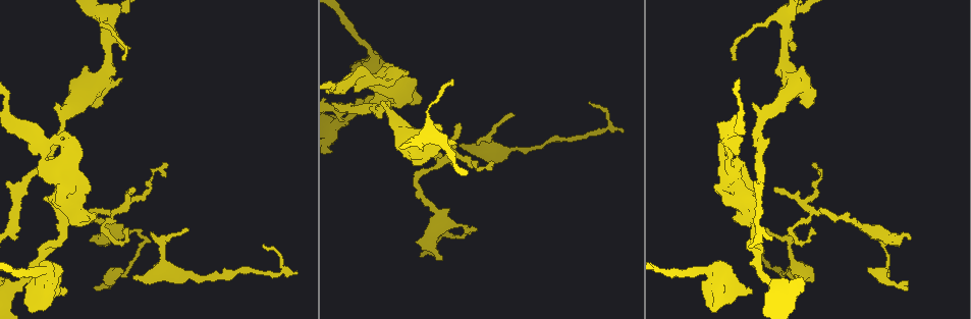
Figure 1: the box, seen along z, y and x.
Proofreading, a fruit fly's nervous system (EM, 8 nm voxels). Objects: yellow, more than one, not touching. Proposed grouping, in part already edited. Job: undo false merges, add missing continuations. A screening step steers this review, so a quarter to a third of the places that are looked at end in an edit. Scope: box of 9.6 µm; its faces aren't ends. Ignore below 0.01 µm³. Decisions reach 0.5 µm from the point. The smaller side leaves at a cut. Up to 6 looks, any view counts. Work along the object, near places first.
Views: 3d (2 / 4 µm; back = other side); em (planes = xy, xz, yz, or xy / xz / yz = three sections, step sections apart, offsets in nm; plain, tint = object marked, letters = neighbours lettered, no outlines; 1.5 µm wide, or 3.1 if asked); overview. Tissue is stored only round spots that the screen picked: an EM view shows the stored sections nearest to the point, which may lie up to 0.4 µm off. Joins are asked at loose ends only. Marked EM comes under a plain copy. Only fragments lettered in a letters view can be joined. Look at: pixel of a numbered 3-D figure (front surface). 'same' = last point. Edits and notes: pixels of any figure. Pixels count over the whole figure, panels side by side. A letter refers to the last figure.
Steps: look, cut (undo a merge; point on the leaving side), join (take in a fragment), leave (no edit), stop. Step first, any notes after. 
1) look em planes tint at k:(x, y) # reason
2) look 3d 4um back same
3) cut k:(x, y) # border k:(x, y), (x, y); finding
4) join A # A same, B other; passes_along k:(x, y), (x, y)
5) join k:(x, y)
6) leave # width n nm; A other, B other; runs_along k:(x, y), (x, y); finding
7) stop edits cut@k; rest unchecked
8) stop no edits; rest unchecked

look 3d 4um at 1:(906, 288) # an open end

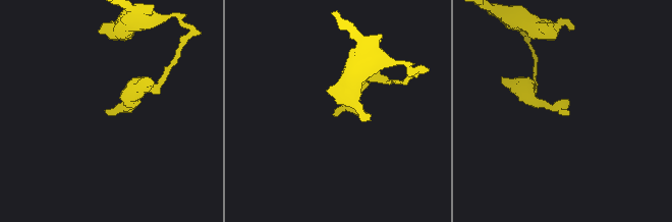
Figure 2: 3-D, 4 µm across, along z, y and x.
look em xy step 4 tint at 2:(568, 113)

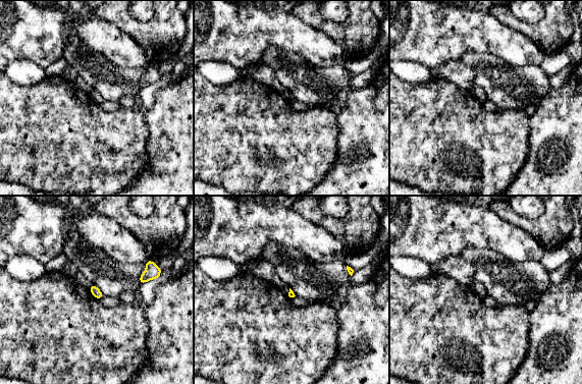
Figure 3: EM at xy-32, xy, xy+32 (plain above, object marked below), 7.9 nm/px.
look em planes letters same

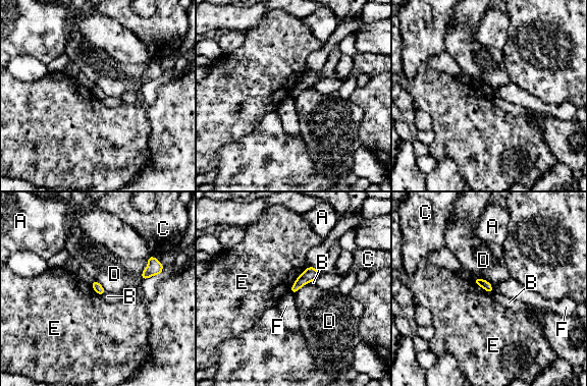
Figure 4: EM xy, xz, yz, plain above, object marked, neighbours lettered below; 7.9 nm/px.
leave # A other, B other, C other, D other, E other, F other; border 4:(308, 266), (297, 278), (289, 290); none of them fits

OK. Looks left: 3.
look 3d 4um at 1:(712, 283)

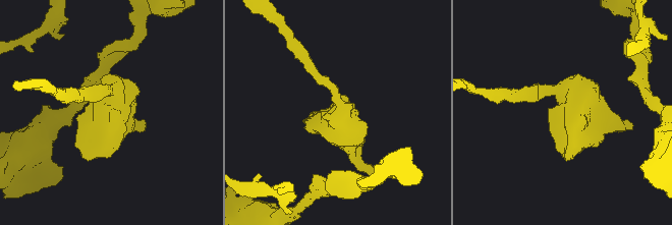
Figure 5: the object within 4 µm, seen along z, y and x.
look em planes letters at 5:(115, 114)

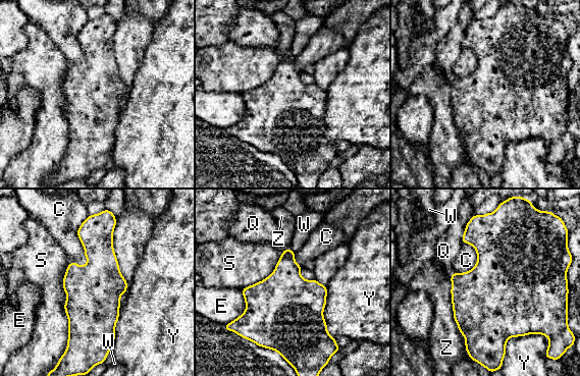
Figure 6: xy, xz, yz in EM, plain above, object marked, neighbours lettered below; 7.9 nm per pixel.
leave # longest_contact S 650 nm; C other, E other, Q other, S other, W other, Y other, Z other; border 6:(326, 286), (323, 318), (333, 337); continuous, no second cell

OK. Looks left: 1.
stop no edits; rest unchecked

